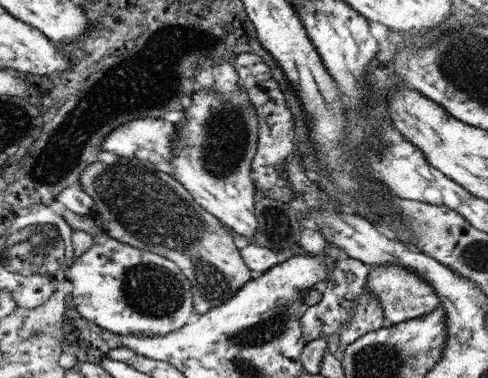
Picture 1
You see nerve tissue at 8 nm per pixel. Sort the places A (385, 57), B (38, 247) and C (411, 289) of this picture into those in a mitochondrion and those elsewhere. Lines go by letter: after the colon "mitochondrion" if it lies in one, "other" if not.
A: other
B: mitochondrion
C: other

